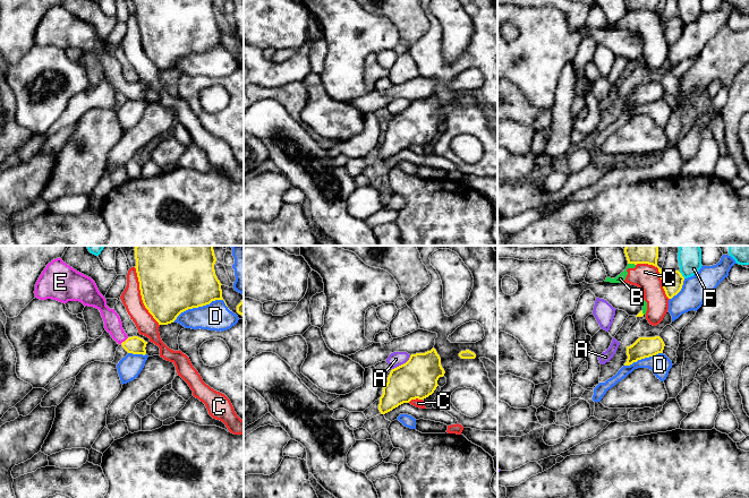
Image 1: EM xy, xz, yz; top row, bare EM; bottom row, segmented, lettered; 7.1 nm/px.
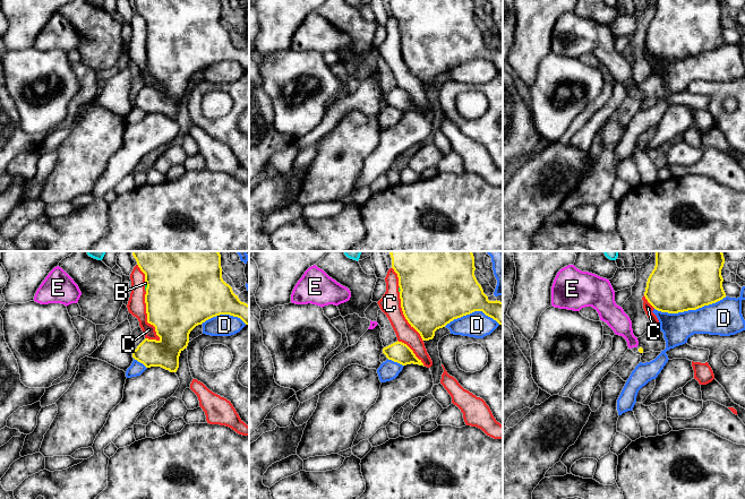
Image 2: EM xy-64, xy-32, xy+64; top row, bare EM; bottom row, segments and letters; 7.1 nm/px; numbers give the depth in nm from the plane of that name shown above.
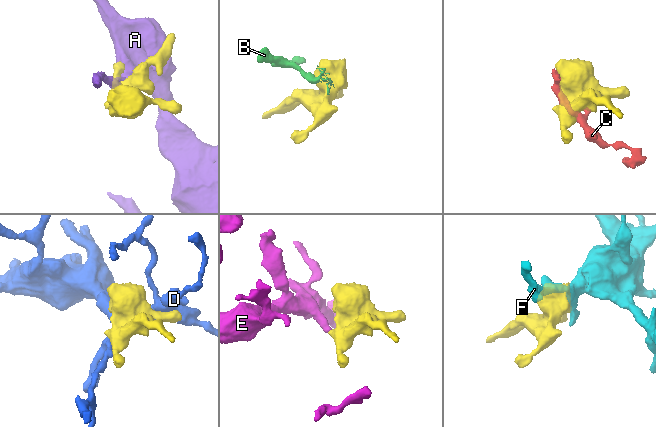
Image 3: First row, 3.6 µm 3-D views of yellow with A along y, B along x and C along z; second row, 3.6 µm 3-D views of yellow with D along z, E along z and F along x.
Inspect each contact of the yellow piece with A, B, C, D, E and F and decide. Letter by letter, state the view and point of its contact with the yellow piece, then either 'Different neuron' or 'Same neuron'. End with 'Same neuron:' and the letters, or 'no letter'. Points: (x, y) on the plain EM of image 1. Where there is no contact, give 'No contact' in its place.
A: Touches yellow at xz (401, 111). Different neuron
B: Touches yellow at yz (631, 9). Different neuron
C: Touches yellow at xy (142, 43). Different neuron
D: Touches yellow at xy (199, 52). Different neuron
E: Touches yellow at xy (125, 87). Same neuron
F: Touches yellow at yz (681, 22). Different neuron
Same neuron: E

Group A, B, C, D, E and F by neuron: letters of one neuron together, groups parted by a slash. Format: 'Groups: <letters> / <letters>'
Groups: A / B C / D / E / F

